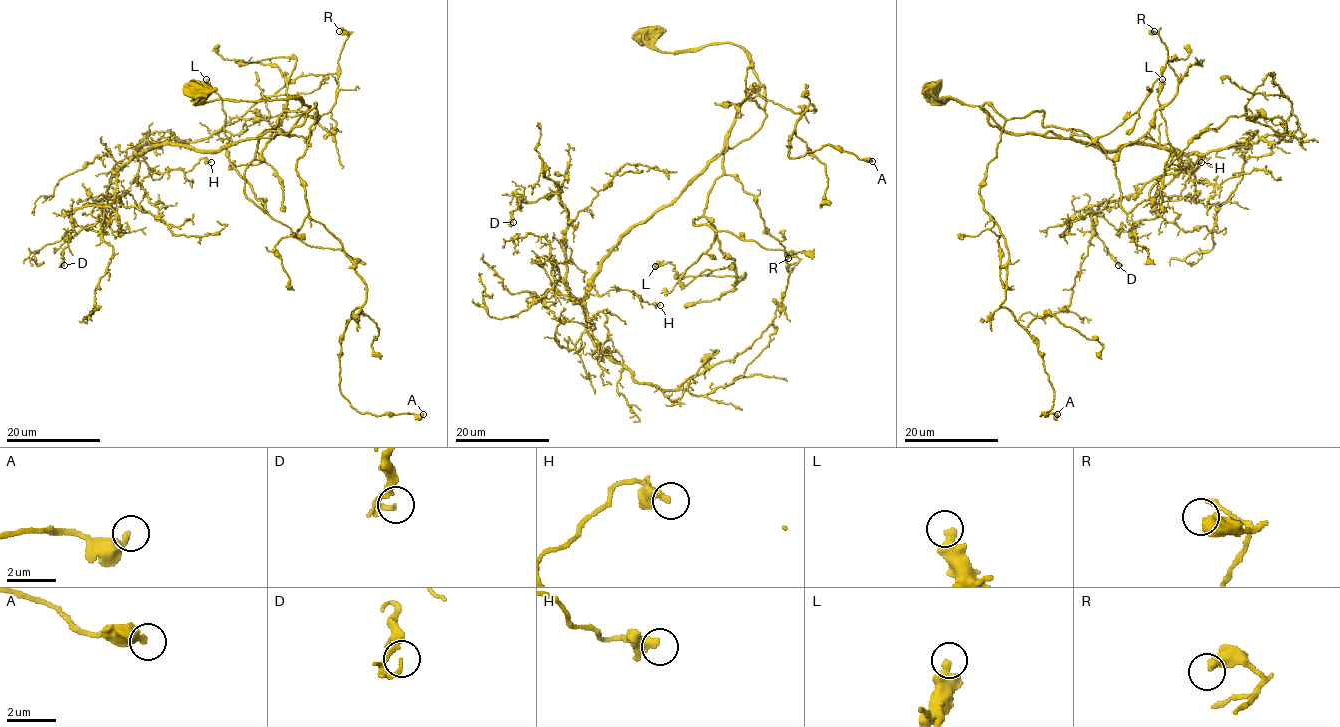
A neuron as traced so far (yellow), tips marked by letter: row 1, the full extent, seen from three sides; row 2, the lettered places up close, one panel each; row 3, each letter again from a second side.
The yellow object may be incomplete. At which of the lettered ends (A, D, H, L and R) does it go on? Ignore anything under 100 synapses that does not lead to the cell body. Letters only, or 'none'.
none

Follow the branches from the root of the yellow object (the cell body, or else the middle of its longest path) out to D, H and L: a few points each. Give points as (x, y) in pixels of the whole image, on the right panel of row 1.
D: (933, 91), (1013, 133), (1194, 153), (1183, 170), (1089, 205), (1118, 265)
H: (933, 91), (942, 101), (981, 106), (1013, 133), (1101, 150), (1169, 148), (1186, 172), (1201, 162)
L: (933, 91), (1083, 131), (1114, 163), (1130, 213), (1172, 161), (1162, 79)

